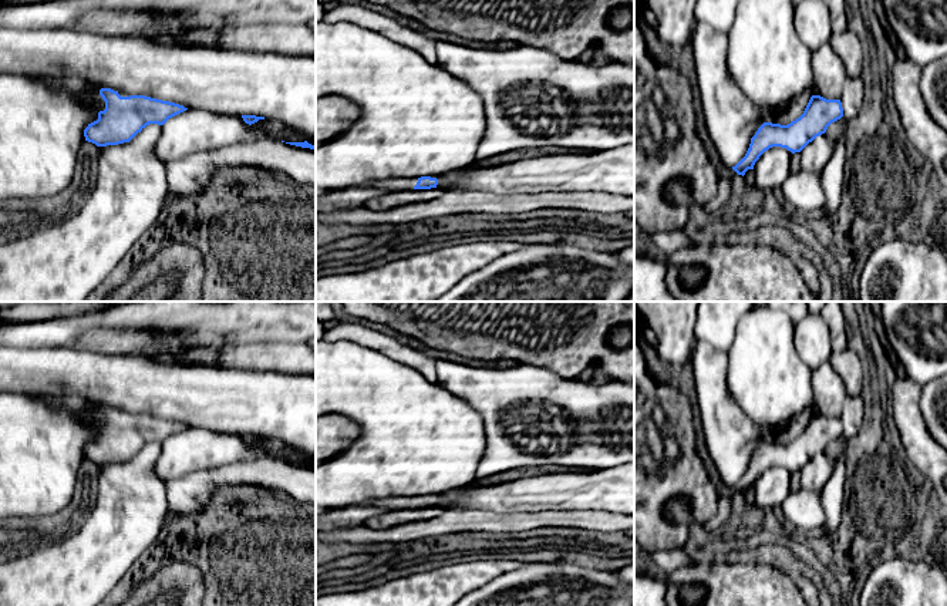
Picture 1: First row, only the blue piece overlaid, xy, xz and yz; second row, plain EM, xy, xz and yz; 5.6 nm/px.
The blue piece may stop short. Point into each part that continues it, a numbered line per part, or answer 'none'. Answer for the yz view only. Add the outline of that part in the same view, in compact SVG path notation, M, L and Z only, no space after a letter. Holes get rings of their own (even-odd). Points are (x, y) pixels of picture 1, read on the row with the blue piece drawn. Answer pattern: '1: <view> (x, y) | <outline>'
none

